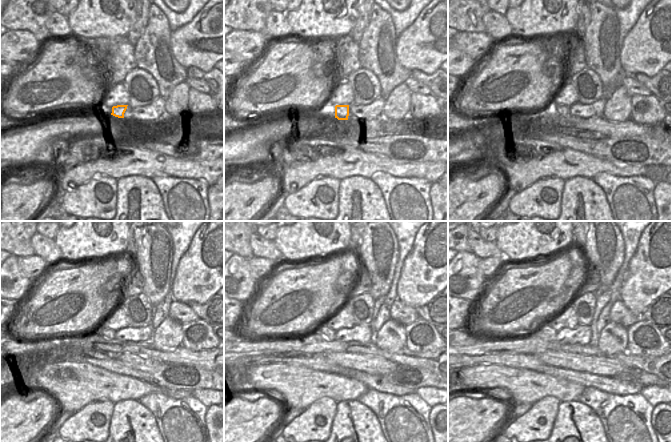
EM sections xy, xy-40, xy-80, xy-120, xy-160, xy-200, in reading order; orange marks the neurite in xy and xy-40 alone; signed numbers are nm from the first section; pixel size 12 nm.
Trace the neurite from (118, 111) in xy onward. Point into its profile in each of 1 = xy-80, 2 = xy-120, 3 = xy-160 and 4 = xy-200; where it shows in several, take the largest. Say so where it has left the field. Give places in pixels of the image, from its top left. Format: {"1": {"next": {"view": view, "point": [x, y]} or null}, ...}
{"1": {"next": {"view": "xy-80", "point": [563, 110]}}, "2": {"next": {"view": "xy-120", "point": [108, 334]}}, "3": {"next": {"view": "xy-160", "point": [324, 333]}}, "4": {"next": {"view": "xy-200", "point": [546, 332]}}}

